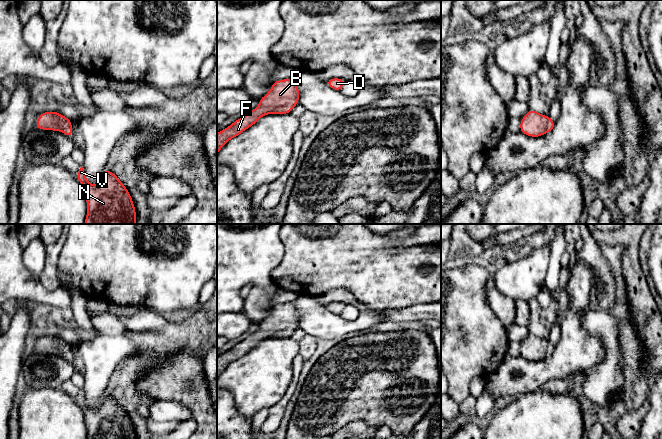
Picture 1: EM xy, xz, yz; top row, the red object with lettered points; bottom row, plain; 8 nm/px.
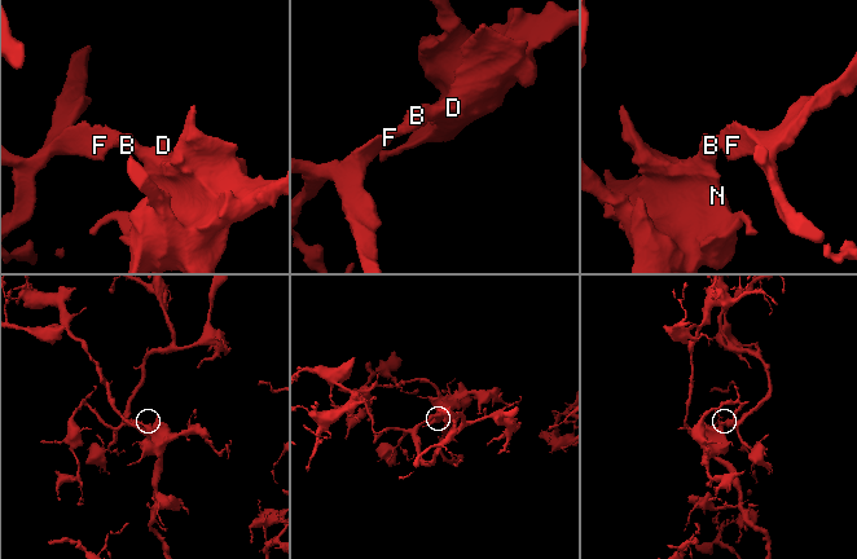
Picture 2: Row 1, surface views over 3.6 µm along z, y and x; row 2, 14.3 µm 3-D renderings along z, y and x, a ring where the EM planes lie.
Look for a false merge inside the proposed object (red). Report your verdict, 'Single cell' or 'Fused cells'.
Single cell

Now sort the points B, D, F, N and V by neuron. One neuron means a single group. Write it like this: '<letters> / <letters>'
B D F N V

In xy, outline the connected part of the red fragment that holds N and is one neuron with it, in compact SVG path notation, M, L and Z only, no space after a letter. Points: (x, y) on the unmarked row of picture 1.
M82 390L76 401L85 414L87 439L136 439L129 415L112 395L104 393L95 410L86 403Z

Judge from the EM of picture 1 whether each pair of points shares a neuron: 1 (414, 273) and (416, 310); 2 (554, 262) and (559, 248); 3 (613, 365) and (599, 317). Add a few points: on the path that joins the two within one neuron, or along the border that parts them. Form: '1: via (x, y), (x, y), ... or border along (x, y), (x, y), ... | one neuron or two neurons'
1: border along (430, 302), (416, 303), (393, 310) | two neurons
2: via (555, 259), (557, 251) | one neuron
3: via (613, 353), (610, 336), (606, 329) | one neuron

